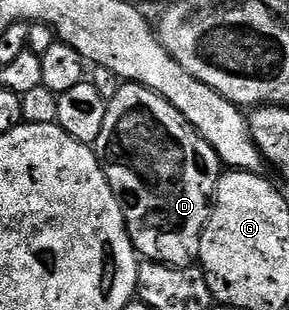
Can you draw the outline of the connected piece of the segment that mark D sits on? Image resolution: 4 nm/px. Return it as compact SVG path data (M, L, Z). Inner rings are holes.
M136 83L122 84L118 94L108 101L107 119L103 119L103 131L99 131L96 148L99 150L104 164L108 166L109 182L114 193L121 200L125 226L129 232L129 238L133 240L133 247L138 254L142 258L157 261L161 265L174 265L180 269L192 266L199 258L199 243L205 230L205 224L209 221L209 211L213 208L213 198L217 195L217 184L223 172L223 166L219 158L217 158L217 152L198 135L195 127L191 127L191 123L187 123L187 119L183 119L183 115L179 111L175 111L175 107L171 107L171 103L167 103L167 99L163 99L155 91Z

